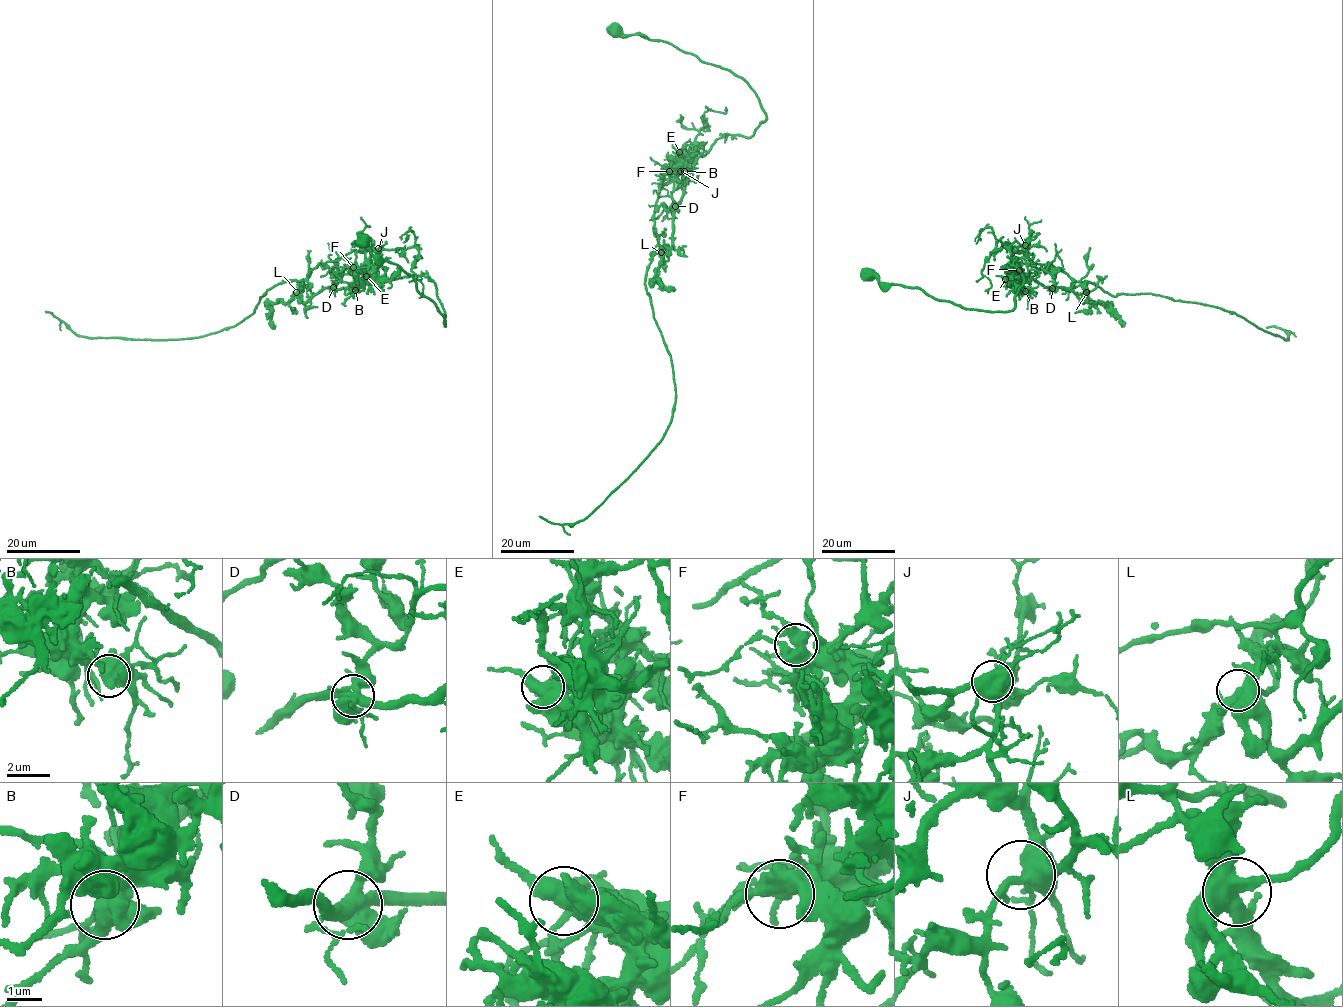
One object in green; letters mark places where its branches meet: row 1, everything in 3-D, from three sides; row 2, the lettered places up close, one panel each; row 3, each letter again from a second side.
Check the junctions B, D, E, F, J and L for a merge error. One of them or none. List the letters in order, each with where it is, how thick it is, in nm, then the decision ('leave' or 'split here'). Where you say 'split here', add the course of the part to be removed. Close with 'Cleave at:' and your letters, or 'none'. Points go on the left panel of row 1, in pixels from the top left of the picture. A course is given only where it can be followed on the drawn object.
B: at (355, 290); 550 nm thick; leave
D: at (333, 287); 500 nm thick; split here; foreign part runs (332, 288), (344, 271), (376, 267), (380, 249), (278, 283), (254, 313), (194, 338), (87, 338), (45, 311)
E: at (366, 276); 480 nm thick; leave
F: at (353, 267); 480 nm thick; leave
J: at (378, 248); 500 nm thick; leave
L: at (296, 292); 420 nm thick; leave
Cleave at: D

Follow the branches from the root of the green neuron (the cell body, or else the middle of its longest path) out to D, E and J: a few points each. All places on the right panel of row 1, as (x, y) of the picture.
D: (869, 274), (880, 283), (992, 312), (1015, 307), (1023, 276), (1010, 266), (1020, 278), (1052, 288)
E: (869, 274), (880, 283), (992, 312), (1015, 307), (1023, 276), (1012, 265), (1020, 275), (1005, 279)
J: (869, 274), (963, 308), (1008, 312), (1023, 280), (1010, 266), (1020, 275), (1012, 261), (1025, 245)

